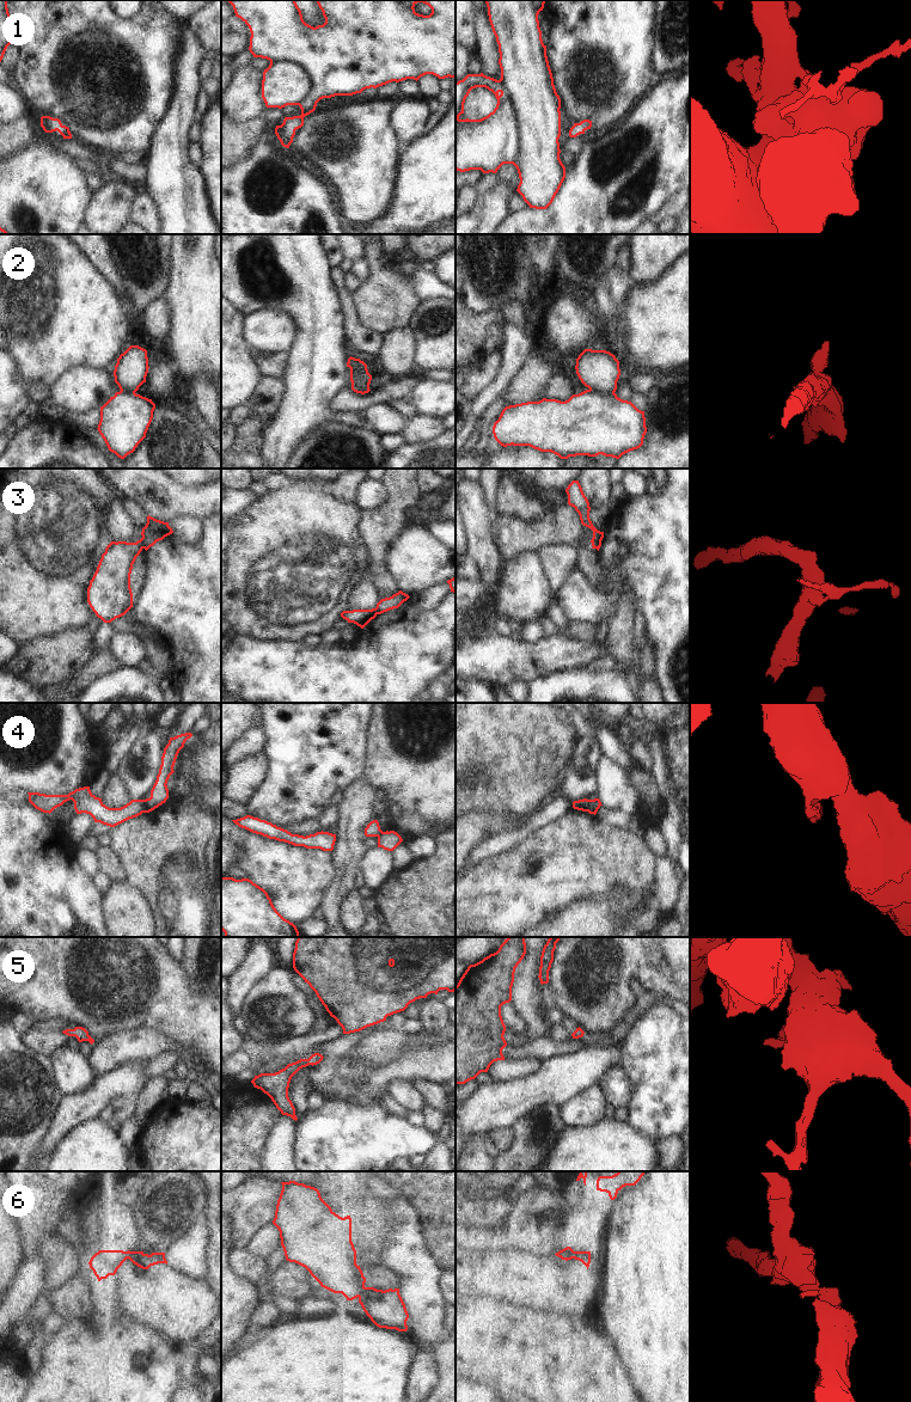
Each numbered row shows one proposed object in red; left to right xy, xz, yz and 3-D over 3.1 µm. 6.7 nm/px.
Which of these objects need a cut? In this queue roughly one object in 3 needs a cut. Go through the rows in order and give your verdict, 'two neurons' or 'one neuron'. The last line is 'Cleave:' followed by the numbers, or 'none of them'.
1: one neuron
2: two neurons
3: two neurons
4: two neurons
5: one neuron
6: two neurons
Cleave: 2, 3, 4, 6

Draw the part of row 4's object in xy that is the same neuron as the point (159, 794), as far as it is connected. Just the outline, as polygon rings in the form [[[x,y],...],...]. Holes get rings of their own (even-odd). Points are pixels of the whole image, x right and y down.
[[[185,733],[175,737],[170,737],[169,743],[164,748],[161,765],[157,776],[157,780],[151,790],[151,797],[145,800],[145,813],[154,810],[169,798],[169,789],[166,785],[167,780],[175,772],[173,766],[179,751],[184,747],[185,741],[191,736],[191,733]]]

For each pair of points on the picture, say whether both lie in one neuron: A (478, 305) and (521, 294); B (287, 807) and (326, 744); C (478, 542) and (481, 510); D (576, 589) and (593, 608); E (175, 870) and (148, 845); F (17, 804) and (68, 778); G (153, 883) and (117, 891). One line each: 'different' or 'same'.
A: same
B: same
C: same
D: same
E: same
F: different
G: different

